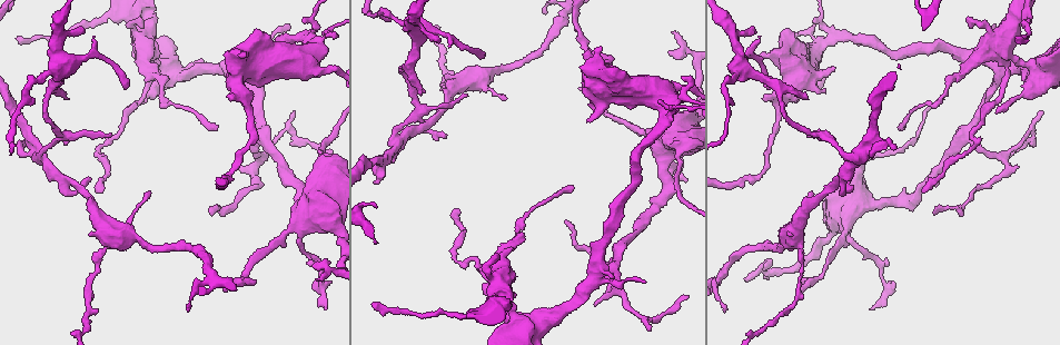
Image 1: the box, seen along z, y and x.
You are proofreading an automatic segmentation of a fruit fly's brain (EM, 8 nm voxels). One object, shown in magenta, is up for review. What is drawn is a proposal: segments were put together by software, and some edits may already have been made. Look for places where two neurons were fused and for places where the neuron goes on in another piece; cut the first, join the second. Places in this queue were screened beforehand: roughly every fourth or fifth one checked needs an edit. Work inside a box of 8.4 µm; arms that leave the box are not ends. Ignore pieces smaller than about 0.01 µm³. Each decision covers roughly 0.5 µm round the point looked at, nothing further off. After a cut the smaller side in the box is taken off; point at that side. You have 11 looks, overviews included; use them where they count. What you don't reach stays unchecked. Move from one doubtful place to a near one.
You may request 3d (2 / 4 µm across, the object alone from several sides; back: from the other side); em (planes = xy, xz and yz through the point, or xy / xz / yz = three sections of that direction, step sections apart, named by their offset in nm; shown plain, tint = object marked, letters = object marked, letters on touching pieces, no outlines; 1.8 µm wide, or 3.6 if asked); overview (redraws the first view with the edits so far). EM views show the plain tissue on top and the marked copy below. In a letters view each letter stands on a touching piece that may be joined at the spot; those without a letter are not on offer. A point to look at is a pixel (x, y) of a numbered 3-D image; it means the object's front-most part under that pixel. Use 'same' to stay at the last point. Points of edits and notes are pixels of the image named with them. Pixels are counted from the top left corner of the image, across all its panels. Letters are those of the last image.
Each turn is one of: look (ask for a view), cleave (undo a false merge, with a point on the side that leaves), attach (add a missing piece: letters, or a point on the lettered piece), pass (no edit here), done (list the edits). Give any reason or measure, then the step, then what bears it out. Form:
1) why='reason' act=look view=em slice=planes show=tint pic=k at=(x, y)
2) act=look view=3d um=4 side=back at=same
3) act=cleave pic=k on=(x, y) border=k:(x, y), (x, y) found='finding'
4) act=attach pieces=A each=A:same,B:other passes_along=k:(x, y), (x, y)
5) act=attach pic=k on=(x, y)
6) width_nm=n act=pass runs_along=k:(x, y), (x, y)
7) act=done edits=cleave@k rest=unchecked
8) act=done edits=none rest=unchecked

why='two arms in line, one across' act=look view=3d um=4 pic=1 at=(853, 158)

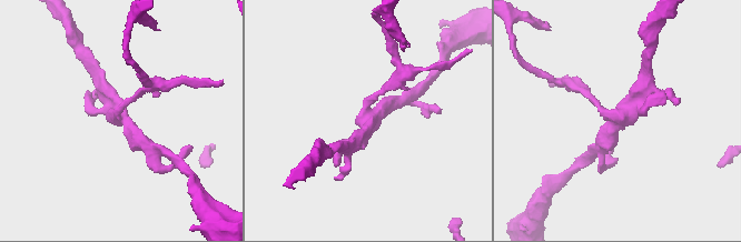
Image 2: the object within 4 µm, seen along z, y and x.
arms=3 act=look view=em um=3.6 slice=planes show=letters pic=2 at=(373, 119)

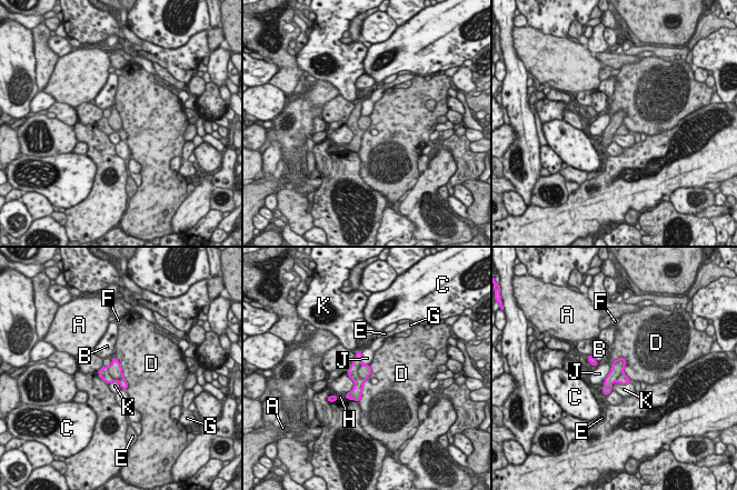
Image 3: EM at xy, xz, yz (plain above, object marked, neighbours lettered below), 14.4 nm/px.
width_nm=220 longest_contact=D:420nm act=cleave pic=3 on=(116, 370) each=A:other,B:other,C:other,D:other,E:other,F:other,G:other,H:other,J:other,K:other found='two neurons meet here'

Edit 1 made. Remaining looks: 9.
why='thin end' act=look view=em slice=xz step=16 show=tint pic=1 at=(467, 95)

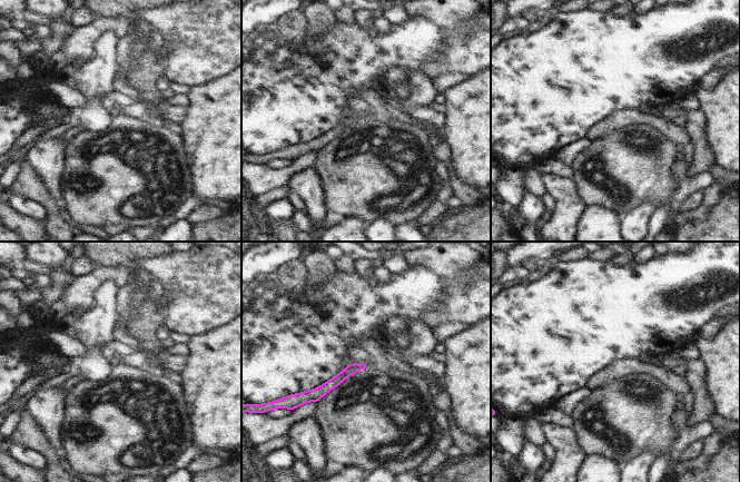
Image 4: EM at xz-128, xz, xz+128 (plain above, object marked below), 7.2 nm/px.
why='what lies round it' act=look view=em slice=xz step=16 show=letters at=same

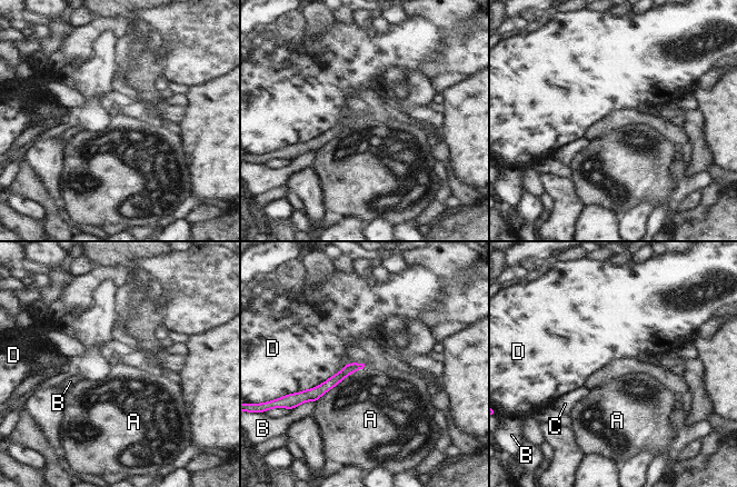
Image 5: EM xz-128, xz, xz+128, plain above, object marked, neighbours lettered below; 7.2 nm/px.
act=pass each=A:other,B:other,C:other,D:other runs_along=5:(360, 366), (349, 368), (307, 398) found='none of them fits'

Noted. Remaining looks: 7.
why='four or more arms meet' act=look view=em slice=yz step=8 show=tint pic=1 at=(417, 27)

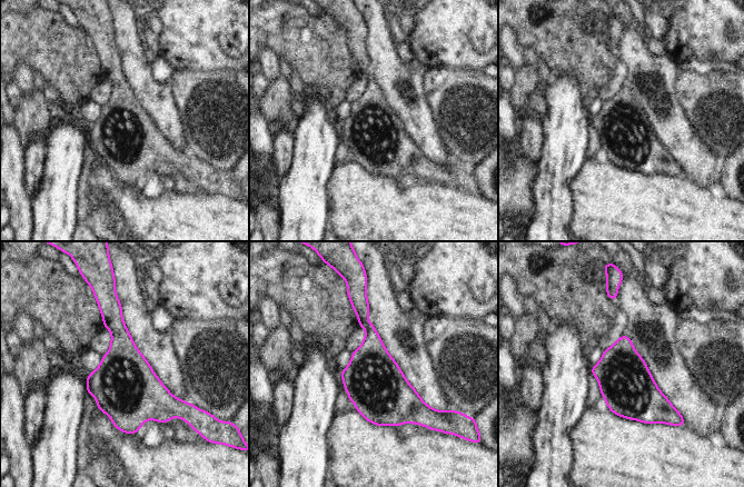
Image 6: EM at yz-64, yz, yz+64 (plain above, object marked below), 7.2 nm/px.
why='cut it another way' act=look view=em slice=planes show=tint at=same

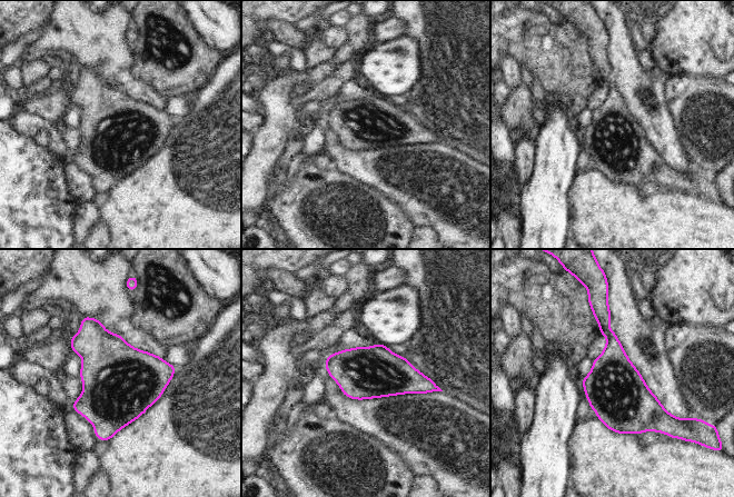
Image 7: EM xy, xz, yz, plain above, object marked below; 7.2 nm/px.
act=look view=em slice=planes show=letters at=same

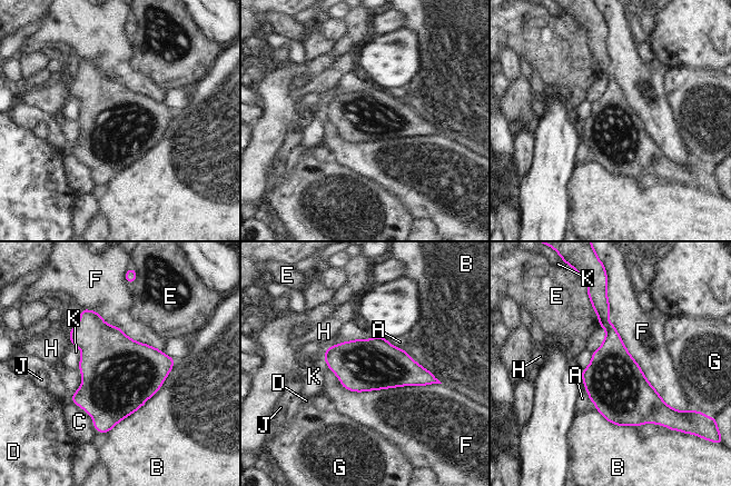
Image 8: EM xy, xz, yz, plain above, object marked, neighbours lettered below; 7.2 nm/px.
width_nm=380 act=pass each=A:other,B:other,C:other,D:other,E:other,F:other,G:other,H:other,J:other,K:other border=8:(328, 368), (356, 392), (441, 383) found='one neuron here'

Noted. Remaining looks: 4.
act=done edits=cleave@3 rest=unchecked

